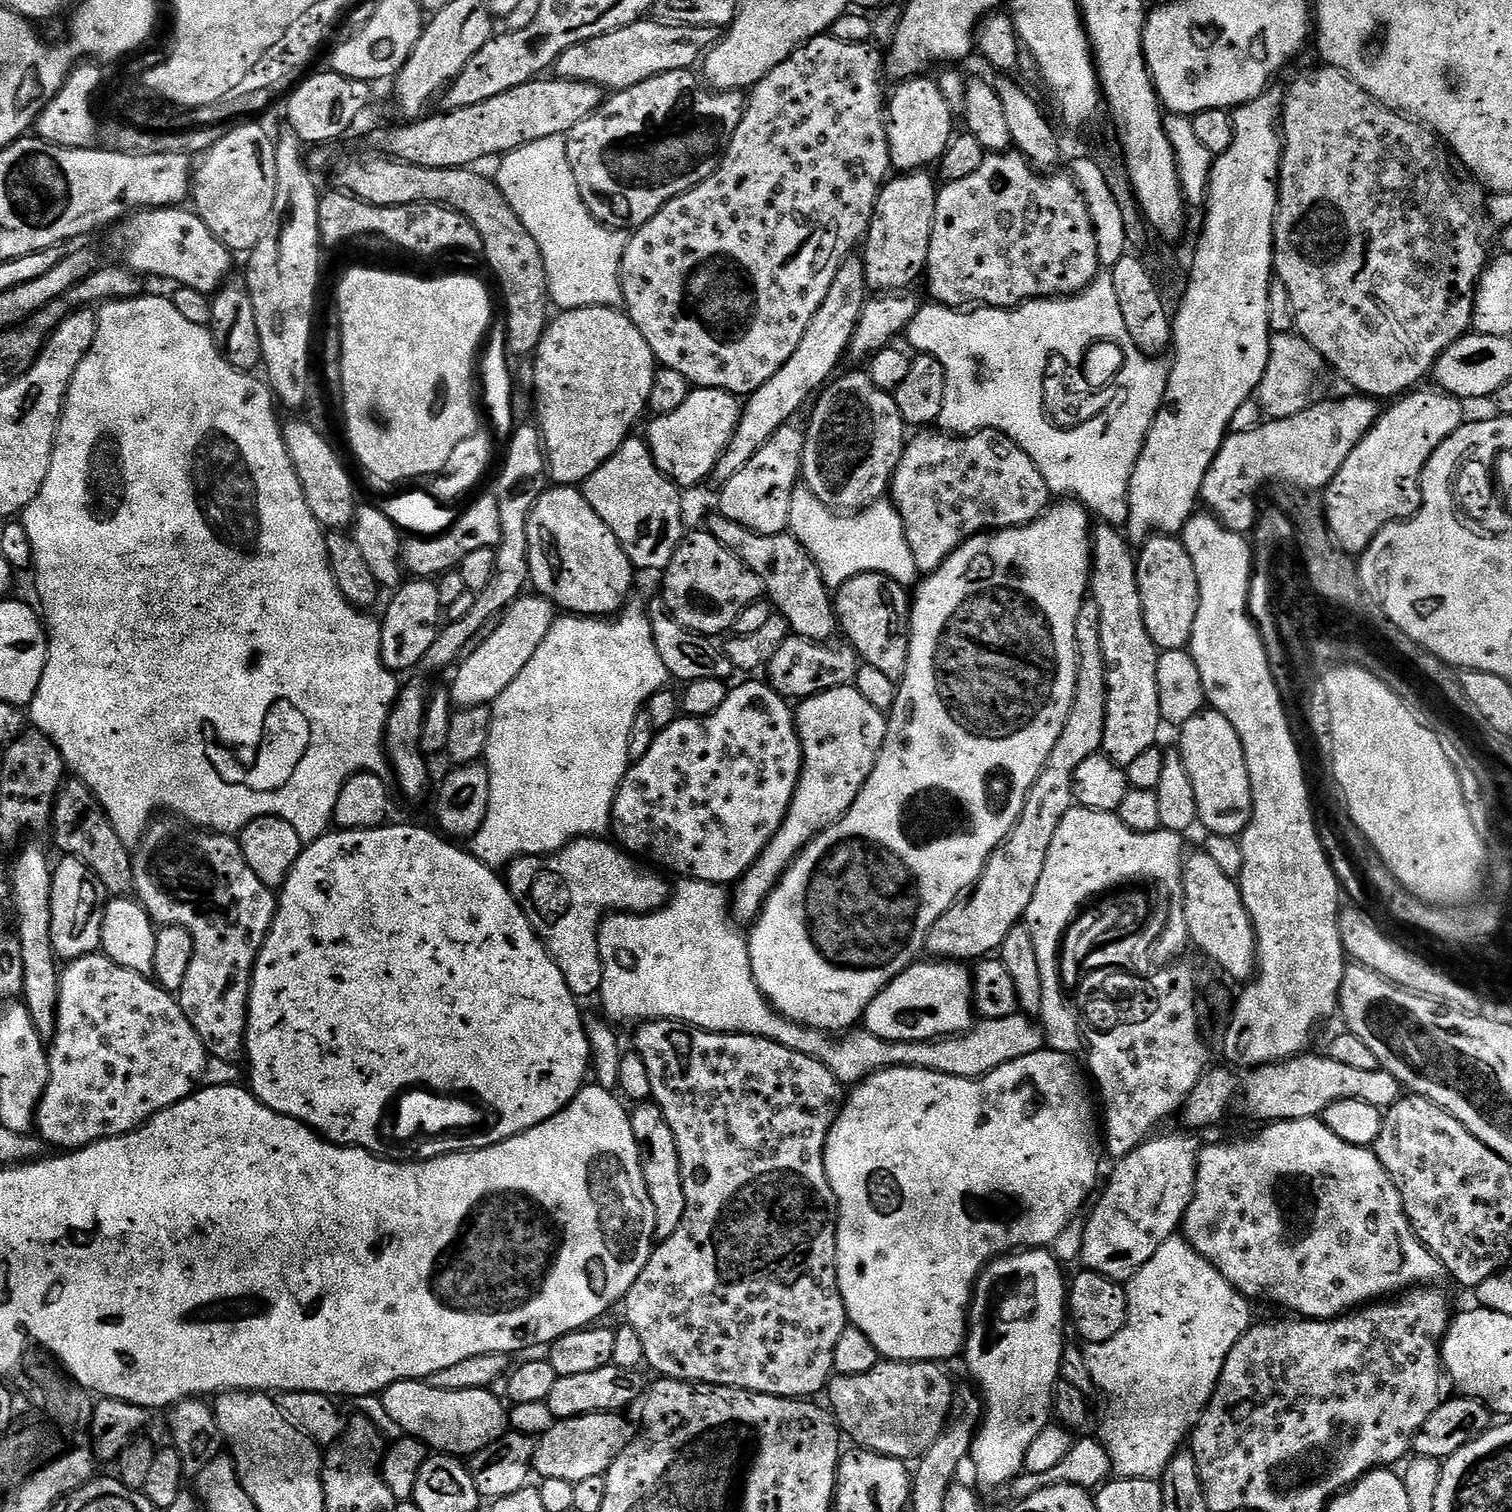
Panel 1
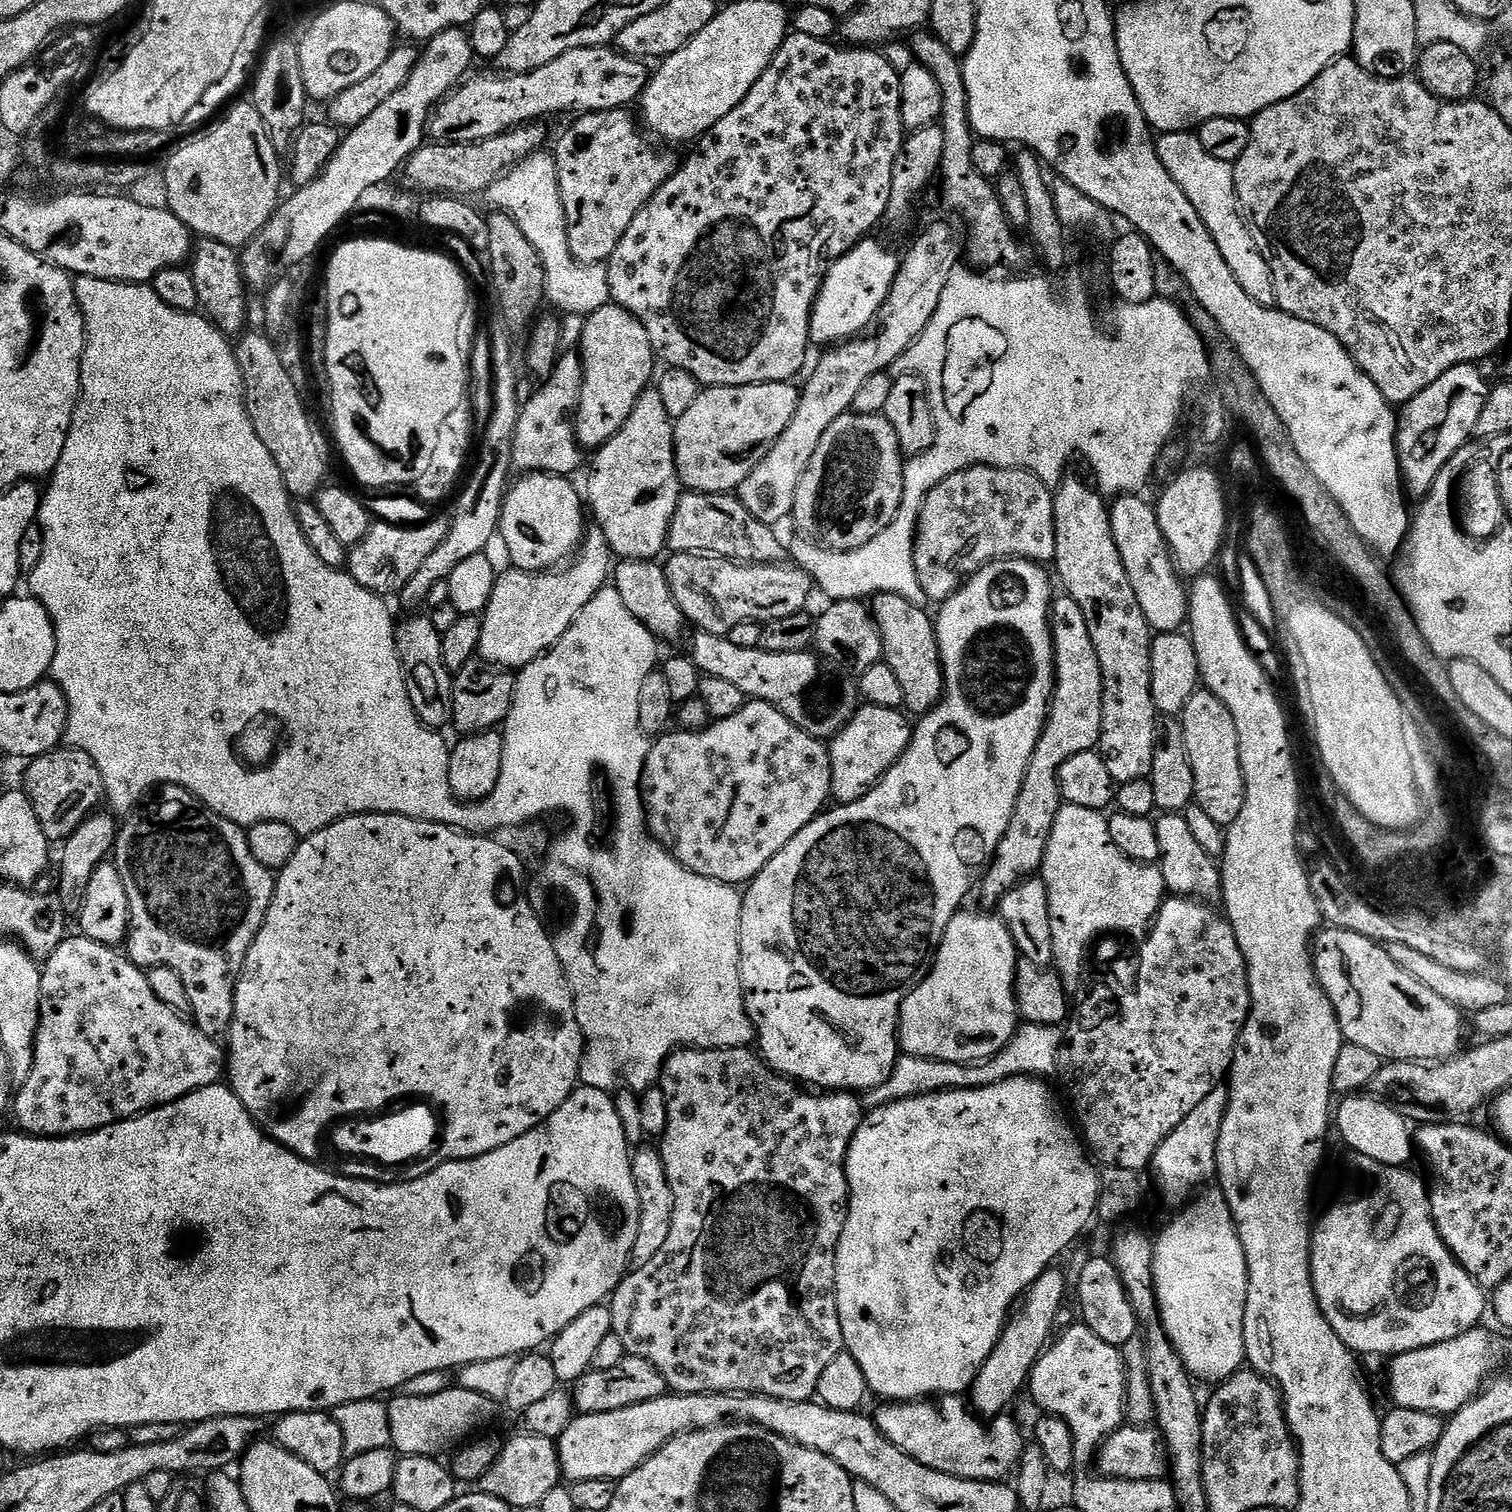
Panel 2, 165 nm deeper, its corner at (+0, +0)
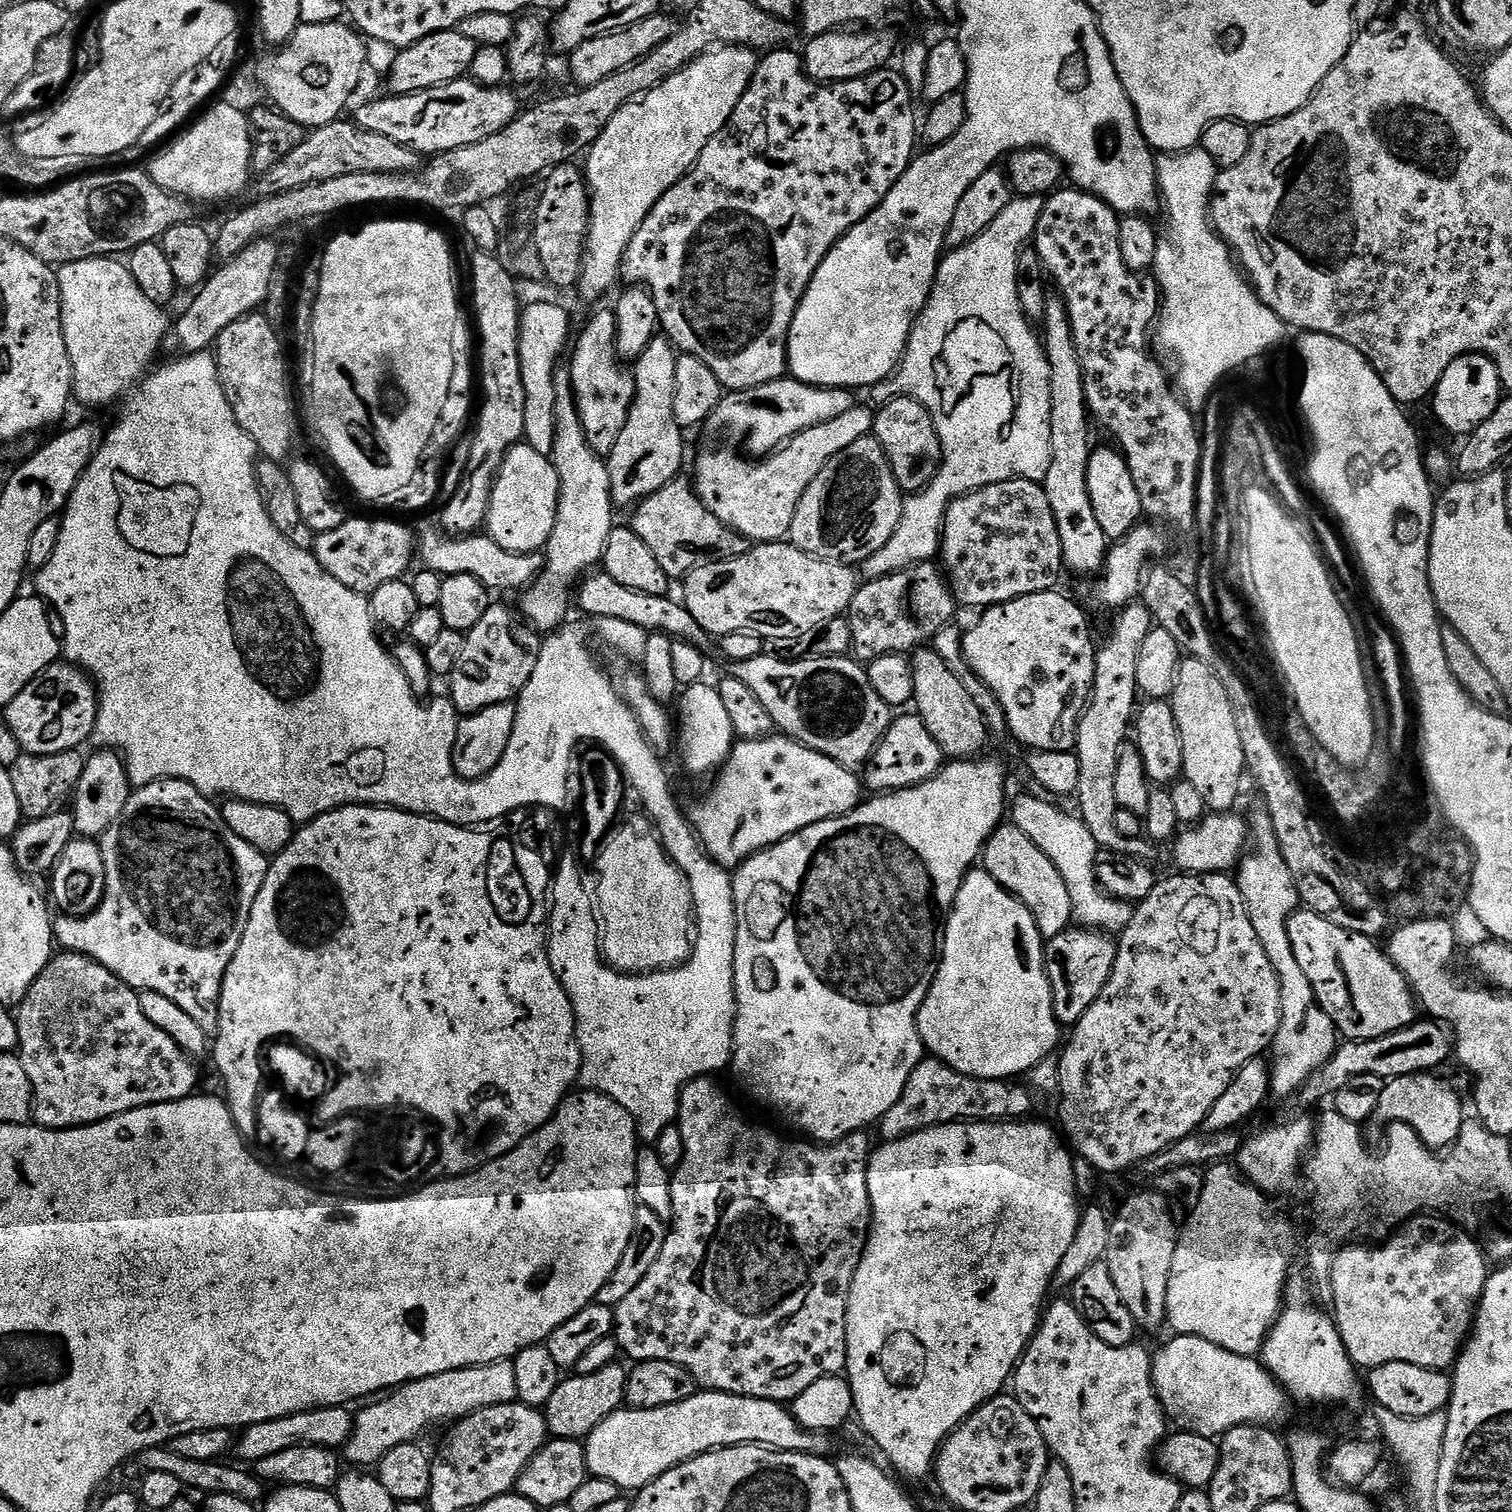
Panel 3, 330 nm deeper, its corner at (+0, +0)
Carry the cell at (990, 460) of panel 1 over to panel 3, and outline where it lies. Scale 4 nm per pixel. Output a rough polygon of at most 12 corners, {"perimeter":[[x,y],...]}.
{"perimeter":[[1043,483],[960,496],[938,556],[963,607],[1066,572]]}

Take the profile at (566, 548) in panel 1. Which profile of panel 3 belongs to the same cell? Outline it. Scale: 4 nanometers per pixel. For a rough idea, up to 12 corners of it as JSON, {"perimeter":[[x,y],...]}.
{"perimeter":[[515,444],[495,477],[487,535],[540,552],[560,479],[549,457]]}

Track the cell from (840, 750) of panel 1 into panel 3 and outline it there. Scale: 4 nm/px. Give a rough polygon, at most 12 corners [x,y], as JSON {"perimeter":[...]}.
{"perimeter":[[897,715],[862,776],[876,794],[925,784],[946,763],[920,717]]}

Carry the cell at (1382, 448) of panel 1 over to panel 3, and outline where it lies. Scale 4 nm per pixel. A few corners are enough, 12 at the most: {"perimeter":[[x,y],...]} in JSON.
{"perimeter":[[1471,352],[1430,397],[1440,424],[1467,438],[1502,399],[1498,366]]}

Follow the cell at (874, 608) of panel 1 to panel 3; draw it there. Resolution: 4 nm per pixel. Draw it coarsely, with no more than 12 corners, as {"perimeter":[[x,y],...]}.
{"perimeter":[[931,647],[911,657],[915,715],[948,758],[990,733],[958,674]]}

